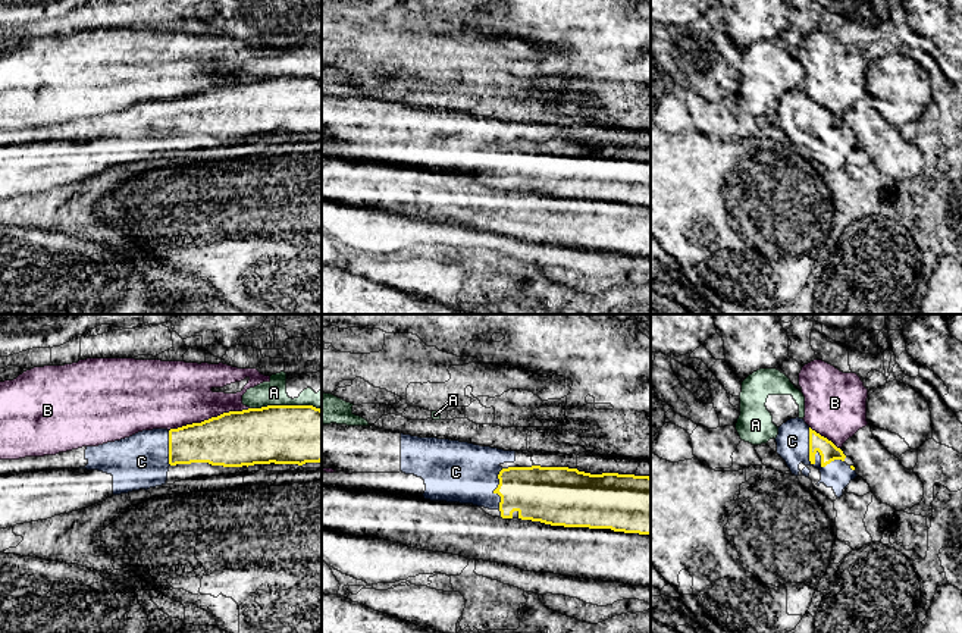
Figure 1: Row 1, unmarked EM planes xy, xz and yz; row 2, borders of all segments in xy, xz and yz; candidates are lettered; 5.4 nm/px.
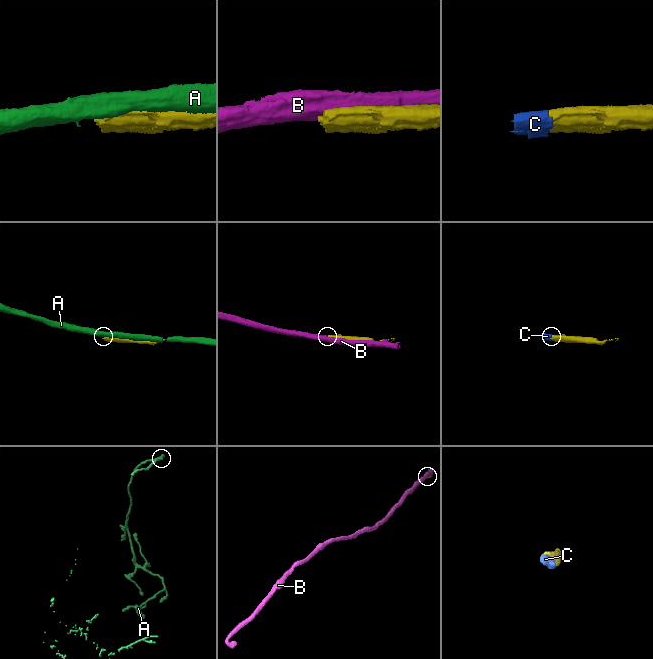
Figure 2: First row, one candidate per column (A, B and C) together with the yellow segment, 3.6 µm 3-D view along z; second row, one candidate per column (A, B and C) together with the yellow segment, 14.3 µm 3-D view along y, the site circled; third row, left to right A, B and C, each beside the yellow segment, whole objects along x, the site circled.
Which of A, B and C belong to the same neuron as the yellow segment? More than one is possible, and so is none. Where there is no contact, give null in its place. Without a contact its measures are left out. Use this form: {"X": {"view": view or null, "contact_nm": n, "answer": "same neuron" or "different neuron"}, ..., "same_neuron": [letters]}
{"A": {"view": "xy", "contact_nm": 400, "answer": "different neuron"}, "B": {"view": "xy", "contact_nm": 460, "answer": "different neuron"}, "C": {"view": "yz", "contact_nm": 280, "answer": "same neuron"}, "same_neuron": ["C"]}

